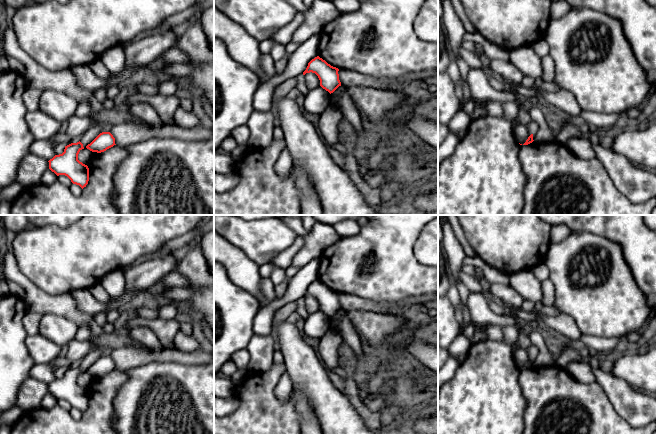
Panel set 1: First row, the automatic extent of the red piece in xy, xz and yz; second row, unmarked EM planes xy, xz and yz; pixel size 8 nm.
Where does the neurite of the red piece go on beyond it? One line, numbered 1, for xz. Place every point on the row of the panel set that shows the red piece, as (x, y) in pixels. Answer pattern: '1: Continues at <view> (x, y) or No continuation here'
1: No continuation here

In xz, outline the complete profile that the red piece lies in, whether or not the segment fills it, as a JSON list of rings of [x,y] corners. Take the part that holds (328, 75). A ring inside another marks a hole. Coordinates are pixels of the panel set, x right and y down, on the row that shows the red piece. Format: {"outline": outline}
{"outline": [[[317,56],[308,63],[303,75],[310,72],[315,73],[320,80],[320,86],[331,94],[341,86],[338,71],[338,68]]]}

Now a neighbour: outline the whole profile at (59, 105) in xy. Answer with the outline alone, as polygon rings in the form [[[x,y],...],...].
[[[57,90],[42,91],[39,109],[63,123],[74,116],[78,102],[66,93]]]

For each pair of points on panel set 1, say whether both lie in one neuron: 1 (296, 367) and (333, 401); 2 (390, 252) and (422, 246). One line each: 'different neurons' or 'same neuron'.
1: same neuron
2: different neurons

